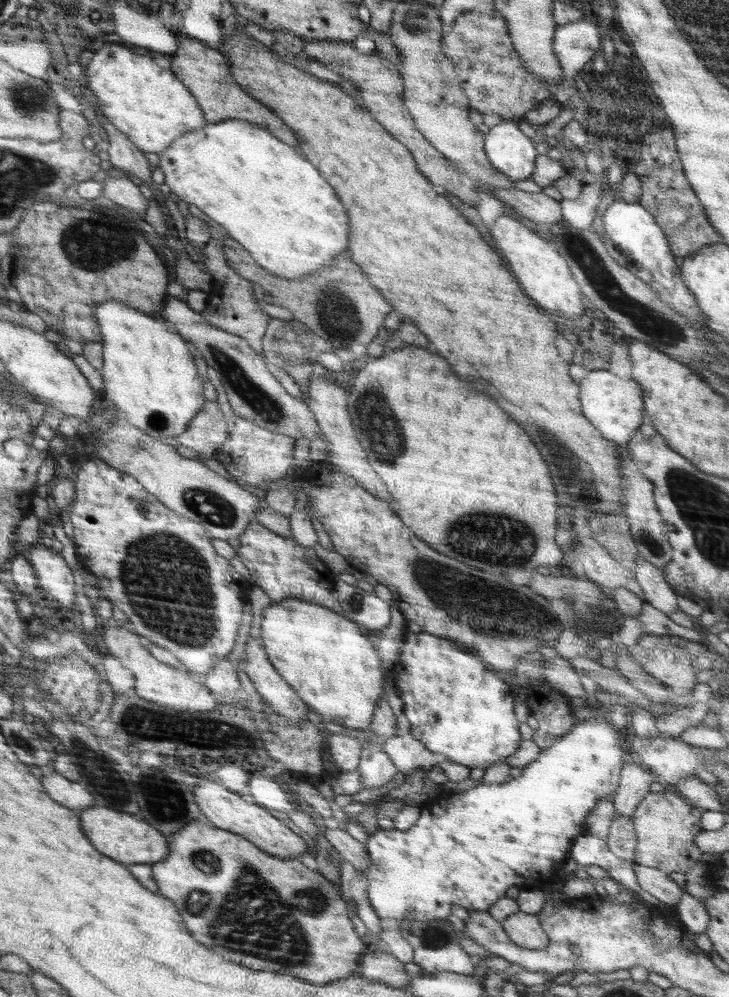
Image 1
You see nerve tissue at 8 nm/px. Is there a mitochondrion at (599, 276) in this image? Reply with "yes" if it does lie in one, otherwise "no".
yes

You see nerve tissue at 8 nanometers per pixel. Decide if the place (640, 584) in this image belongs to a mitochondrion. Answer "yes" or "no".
no

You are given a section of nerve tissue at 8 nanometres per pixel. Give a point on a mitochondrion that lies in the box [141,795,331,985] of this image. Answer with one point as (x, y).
(207, 861)

